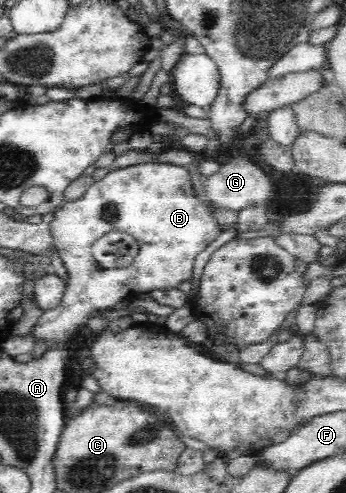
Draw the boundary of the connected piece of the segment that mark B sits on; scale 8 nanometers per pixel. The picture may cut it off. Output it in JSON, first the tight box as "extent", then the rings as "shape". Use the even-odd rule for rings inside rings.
{"extent":[29,163,221,350],"shape":[[[141,163],[110,170],[105,177],[95,180],[81,197],[64,200],[56,207],[50,231],[53,249],[59,253],[67,271],[67,281],[64,281],[66,288],[61,303],[55,309],[44,311],[29,333],[37,347],[43,345],[48,350],[64,347],[73,335],[81,331],[90,316],[101,309],[110,308],[123,299],[130,300],[139,292],[171,289],[189,280],[197,254],[221,234],[208,209],[197,199],[188,170],[169,163]],[[109,231],[123,231],[137,240],[137,257],[127,267],[104,270],[91,253],[97,239]]]}

